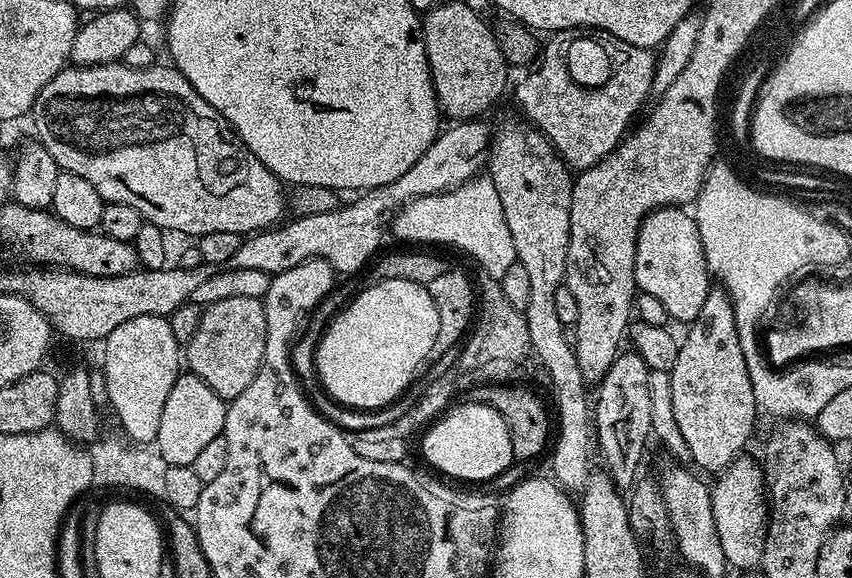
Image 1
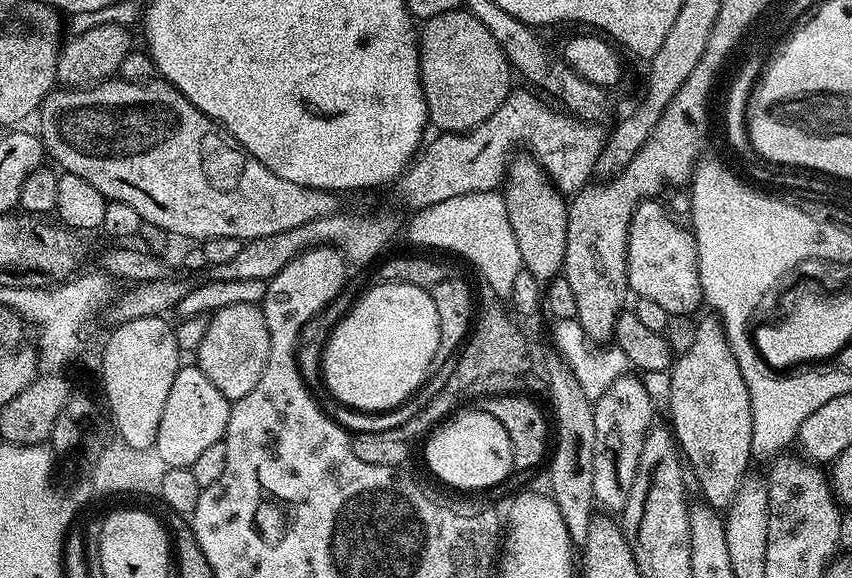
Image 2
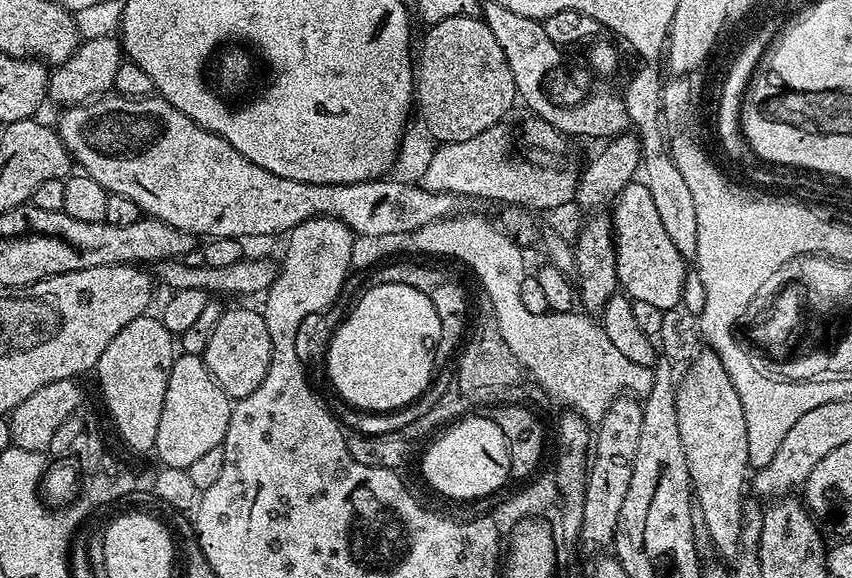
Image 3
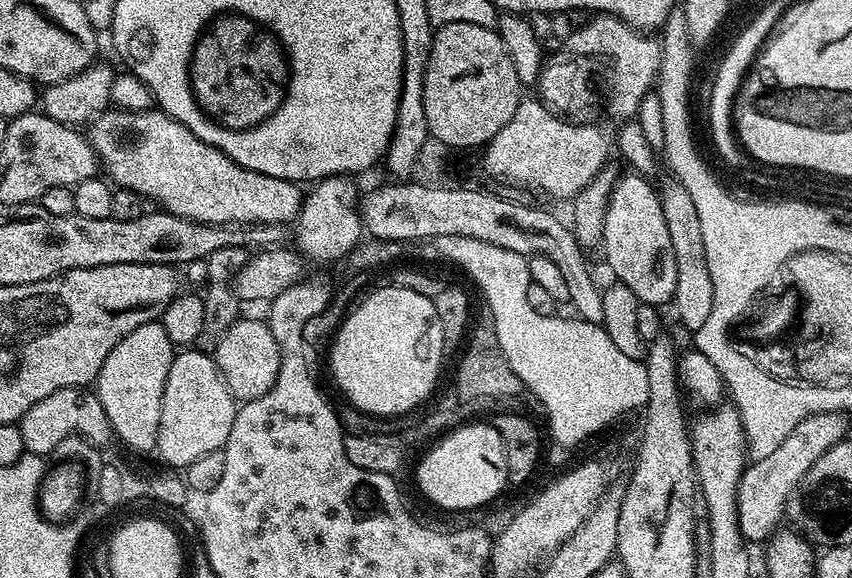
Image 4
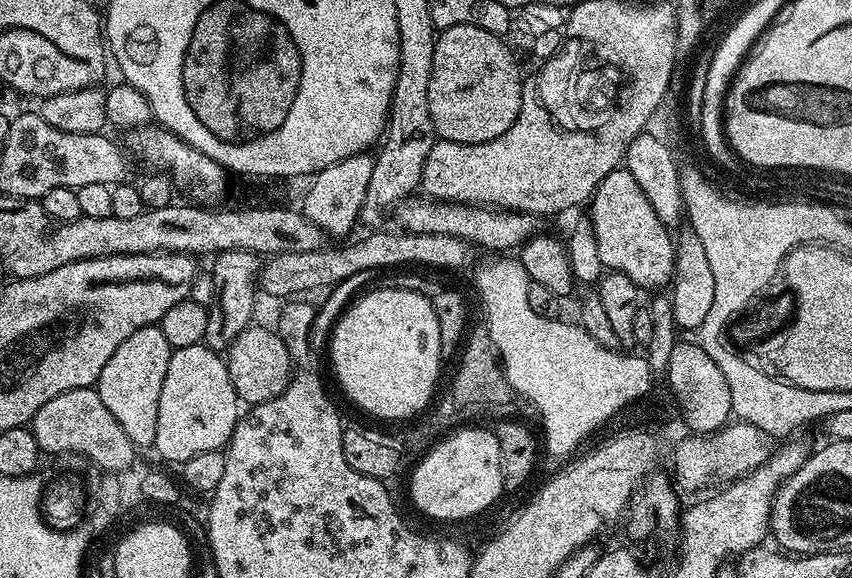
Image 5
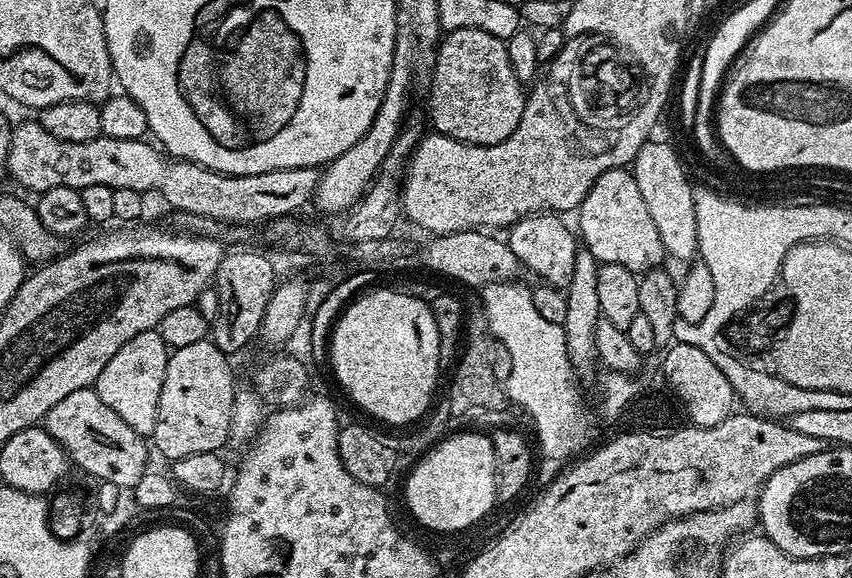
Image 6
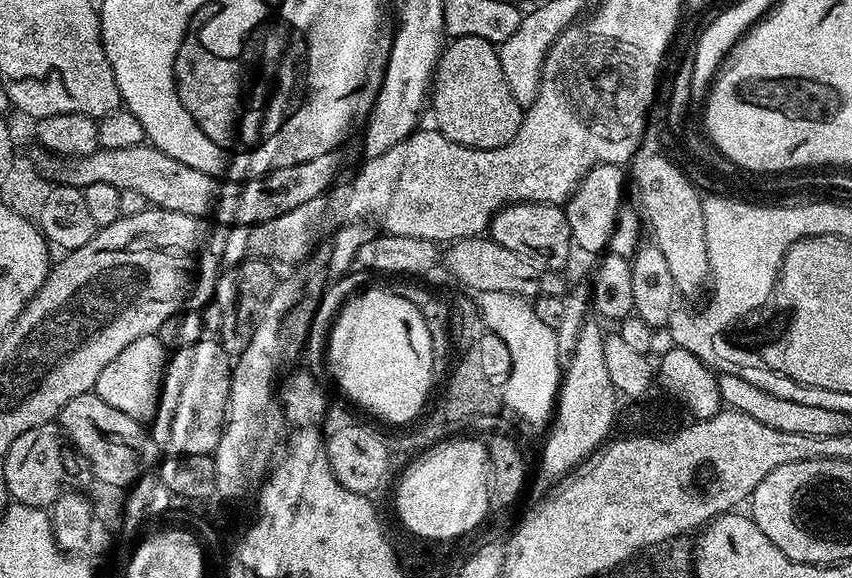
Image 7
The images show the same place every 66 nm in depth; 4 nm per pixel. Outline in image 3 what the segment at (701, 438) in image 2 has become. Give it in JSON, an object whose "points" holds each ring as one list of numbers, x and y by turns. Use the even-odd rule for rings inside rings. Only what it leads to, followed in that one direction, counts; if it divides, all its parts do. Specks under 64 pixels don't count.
{"points":[[711,350,701,351,699,355,697,355,696,358,692,360,692,362,689,363,687,367,683,369,683,372,684,372,684,380,682,376,682,379,679,381,678,387,676,389,676,409,678,410,678,434,682,434,682,450,686,450,686,462,688,463,688,469,690,470,690,478,692,479,692,491,694,493,694,504,695,504,695,507,698,509,699,519,700,519,700,516,702,519,704,519,704,528,706,531,708,531,708,536,710,539,712,539,712,544,714,547,716,547,717,554,721,556,721,557,720,556,717,556,717,557,719,557,719,559,724,562,729,562,728,560,732,560,732,559,733,559,732,561,735,561,737,557,741,555,741,552,742,552,742,545,741,545,740,539,742,538,742,534,744,533,744,510,746,507,746,501,744,501,744,488,746,492,746,485,749,483,749,480,750,480,750,469,748,467,748,451,746,450,746,414,743,413,742,398,738,396,738,390,734,388,734,382,731,381,730,374,727,373,726,366,724,366,722,362,720,361,720,358,717,352,714,352]]}

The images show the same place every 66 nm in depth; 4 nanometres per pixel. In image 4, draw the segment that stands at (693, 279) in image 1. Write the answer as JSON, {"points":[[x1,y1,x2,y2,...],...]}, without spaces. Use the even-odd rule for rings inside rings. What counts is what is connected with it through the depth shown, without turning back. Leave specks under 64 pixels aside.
{"points":[[621,175,610,194,604,222,602,253,619,283,630,286,642,304,664,306,673,299,677,267,673,243,662,212,659,191,643,175]]}

